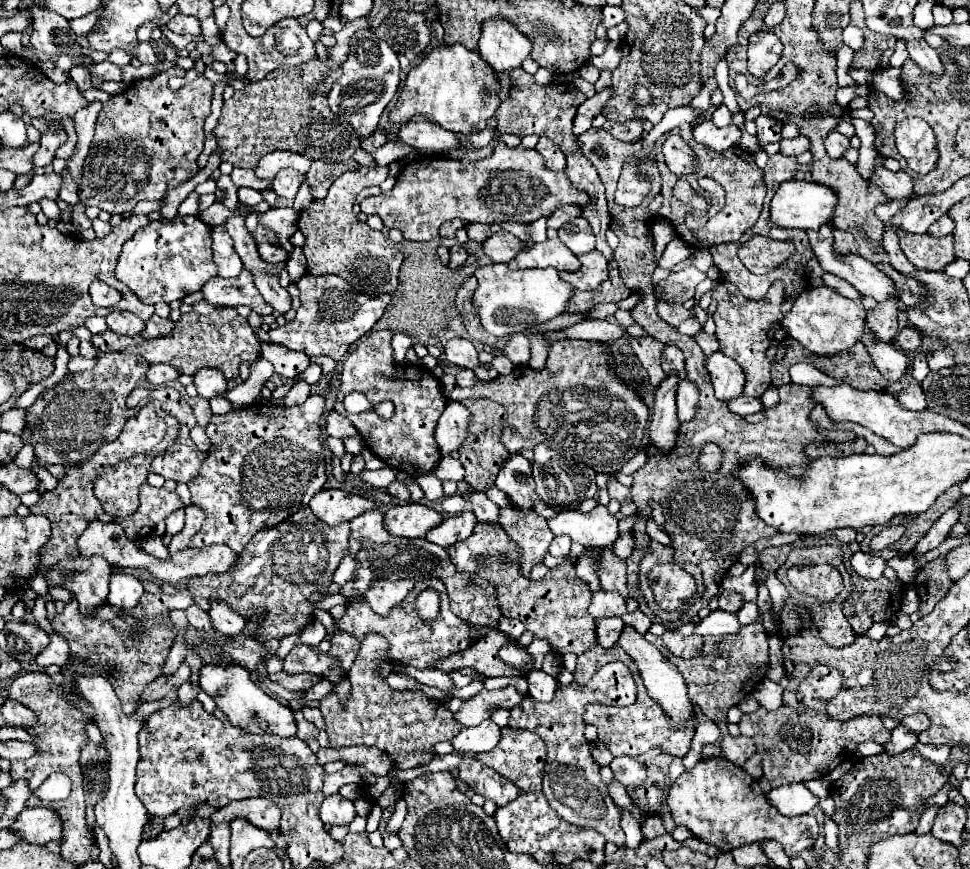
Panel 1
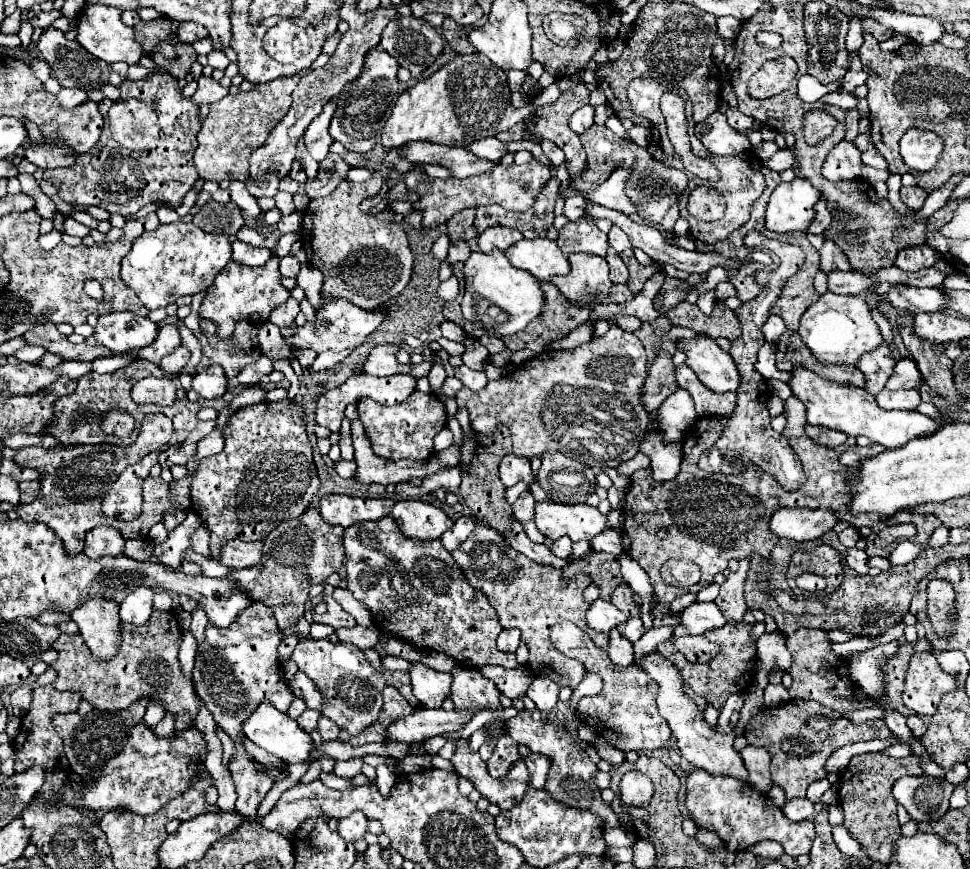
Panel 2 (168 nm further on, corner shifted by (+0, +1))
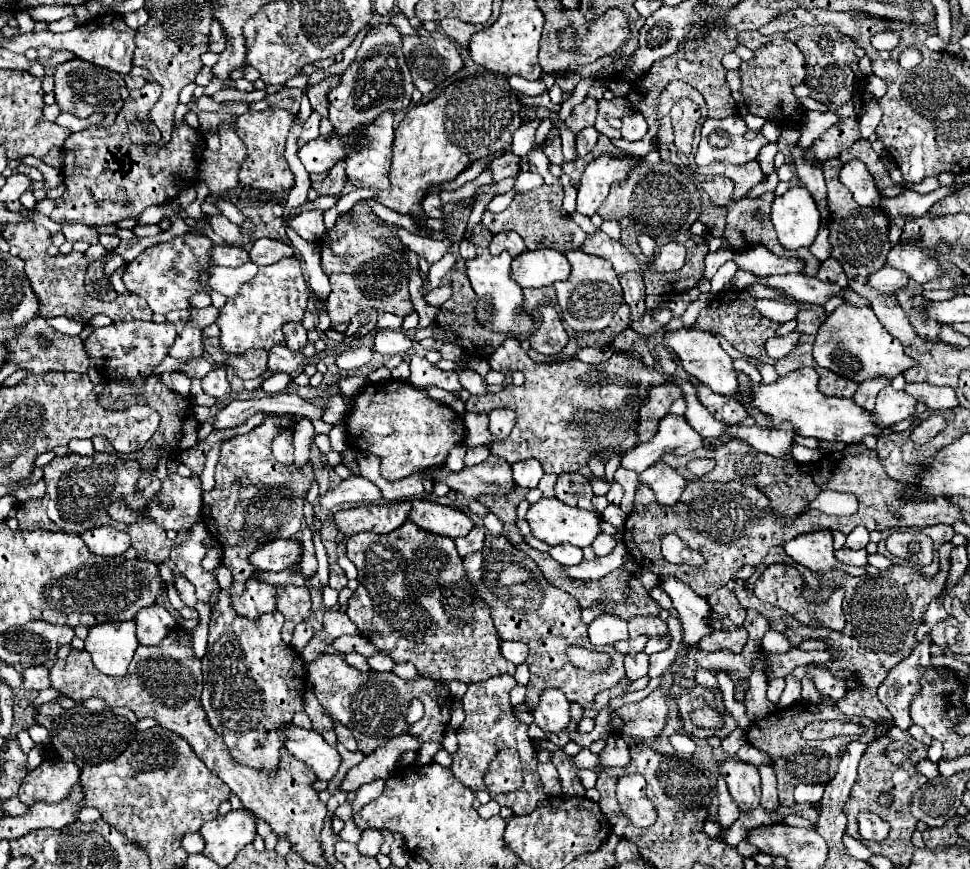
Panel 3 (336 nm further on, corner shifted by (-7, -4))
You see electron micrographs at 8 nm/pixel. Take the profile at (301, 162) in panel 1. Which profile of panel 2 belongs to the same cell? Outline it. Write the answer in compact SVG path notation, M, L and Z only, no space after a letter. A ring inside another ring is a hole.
M336 99L328 101L324 105L324 111L316 119L312 119L312 123L304 131L304 145L316 161L322 161L328 155L330 145L334 143L334 139L328 133L328 125L334 115L334 107L336 107Z

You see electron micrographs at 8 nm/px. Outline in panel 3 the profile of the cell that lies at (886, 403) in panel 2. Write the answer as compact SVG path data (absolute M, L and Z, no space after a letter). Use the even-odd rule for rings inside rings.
M887 386L879 392L875 402L875 424L885 428L901 422L913 414L915 404L917 400L913 396L907 396L907 392L893 390L893 386Z

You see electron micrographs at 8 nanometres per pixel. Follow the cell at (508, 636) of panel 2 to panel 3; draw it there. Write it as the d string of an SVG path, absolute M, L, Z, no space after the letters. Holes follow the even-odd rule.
M501 642L501 654L507 662L513 662L519 666L525 662L527 648L523 642Z

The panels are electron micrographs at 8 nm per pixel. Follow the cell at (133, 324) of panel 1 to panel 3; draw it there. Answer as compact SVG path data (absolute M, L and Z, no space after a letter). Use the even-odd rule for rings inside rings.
M113 322L103 328L95 328L89 338L85 340L85 350L91 360L95 360L95 370L105 380L119 380L129 384L145 384L145 380L151 376L151 370L157 368L163 358L169 354L171 344L177 338L177 330L171 322Z

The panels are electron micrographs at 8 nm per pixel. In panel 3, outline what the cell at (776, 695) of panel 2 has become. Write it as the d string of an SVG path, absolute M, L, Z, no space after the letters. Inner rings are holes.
M791 674L785 676L785 690L779 700L779 708L787 708L801 702L801 682L795 680Z

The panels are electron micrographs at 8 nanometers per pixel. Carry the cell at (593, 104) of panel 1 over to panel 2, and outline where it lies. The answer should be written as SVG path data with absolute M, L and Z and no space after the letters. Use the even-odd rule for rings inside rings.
M592 105L580 107L580 111L574 111L574 115L570 117L570 127L578 135L584 133L590 125L594 125L594 107Z

